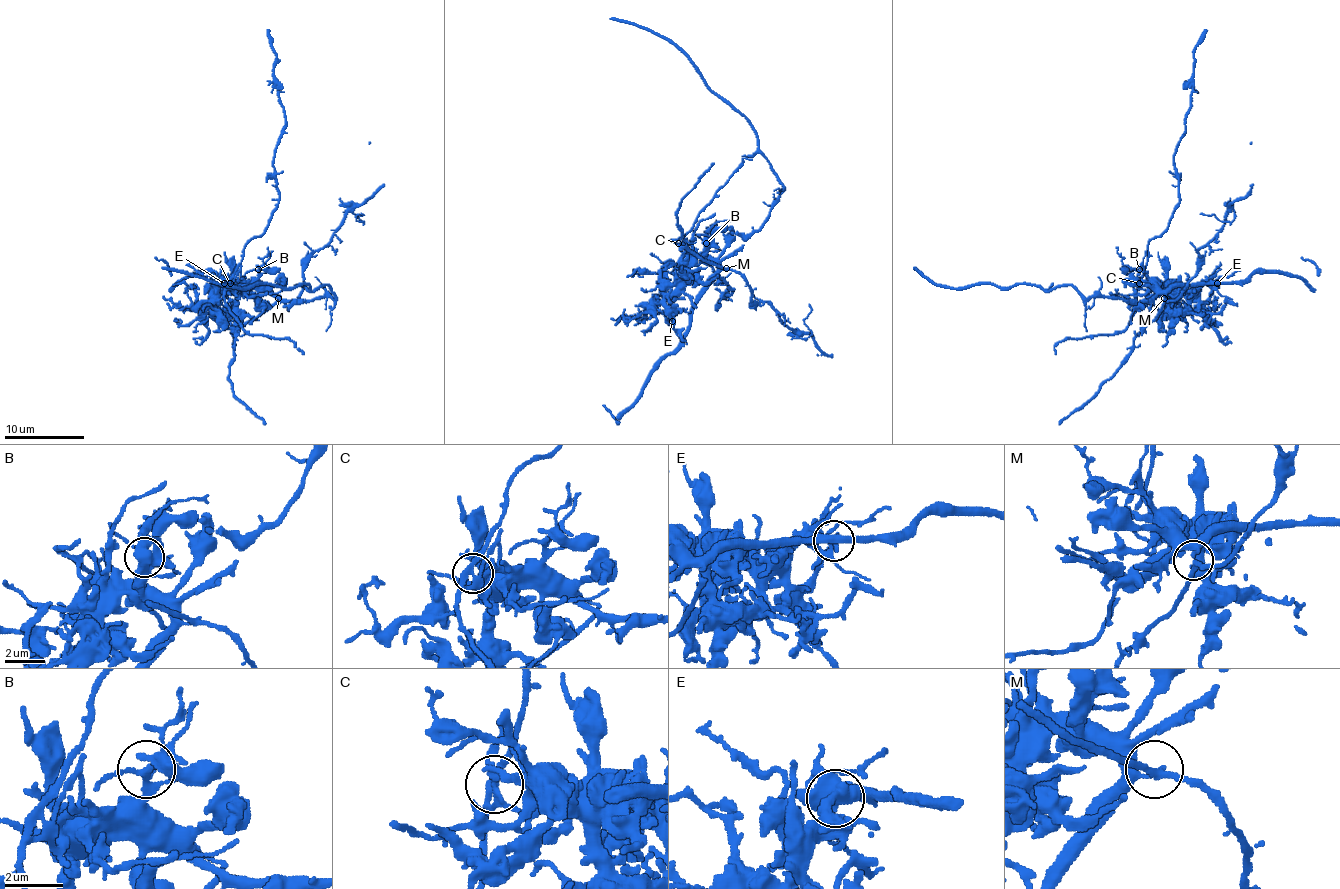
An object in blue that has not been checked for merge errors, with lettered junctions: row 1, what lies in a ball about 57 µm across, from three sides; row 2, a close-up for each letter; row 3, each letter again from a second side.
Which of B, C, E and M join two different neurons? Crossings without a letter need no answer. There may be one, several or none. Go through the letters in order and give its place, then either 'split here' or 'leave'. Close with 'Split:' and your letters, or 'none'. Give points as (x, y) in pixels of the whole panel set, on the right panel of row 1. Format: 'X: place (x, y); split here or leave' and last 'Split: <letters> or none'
B: place (1139, 269); leave
C: place (1139, 283); split here
E: place (1217, 283); leave
M: place (1164, 298); split here
Split: C, M

